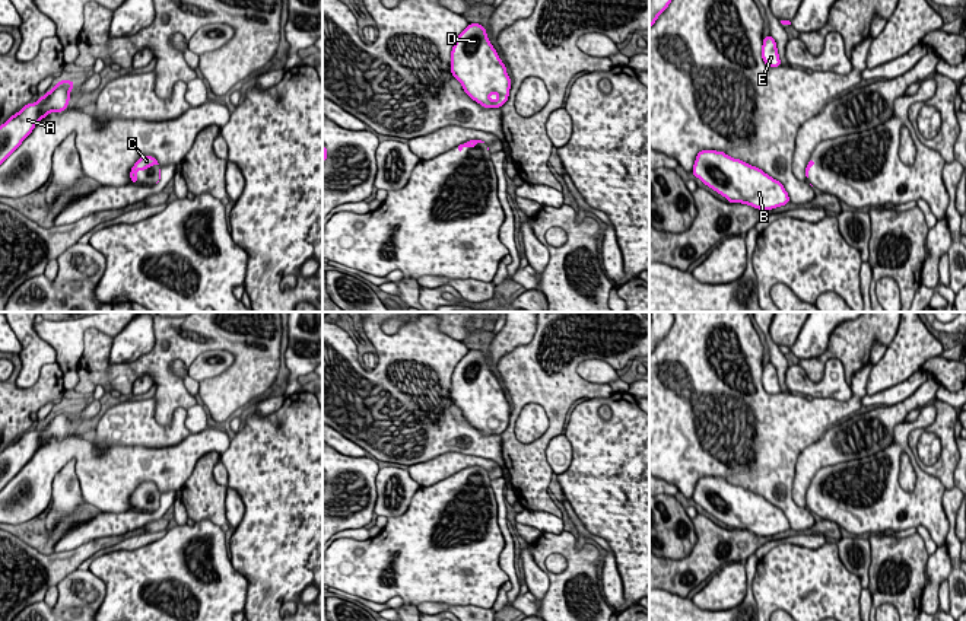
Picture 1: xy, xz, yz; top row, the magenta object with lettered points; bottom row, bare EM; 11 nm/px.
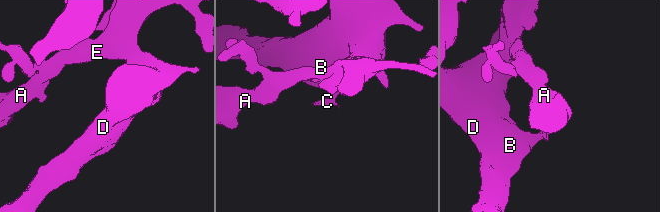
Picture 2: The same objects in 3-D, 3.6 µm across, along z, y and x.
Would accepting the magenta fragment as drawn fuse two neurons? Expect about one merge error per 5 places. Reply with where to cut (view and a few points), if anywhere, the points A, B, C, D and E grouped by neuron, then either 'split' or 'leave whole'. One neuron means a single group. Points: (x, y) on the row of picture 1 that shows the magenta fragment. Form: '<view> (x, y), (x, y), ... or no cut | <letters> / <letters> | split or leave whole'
no cut | A B C D E | leave whole

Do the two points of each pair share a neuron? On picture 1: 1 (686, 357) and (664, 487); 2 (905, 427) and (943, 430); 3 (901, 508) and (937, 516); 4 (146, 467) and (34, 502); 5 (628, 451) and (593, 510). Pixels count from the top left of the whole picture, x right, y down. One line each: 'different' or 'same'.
1: different
2: different
3: same
4: same
5: same

